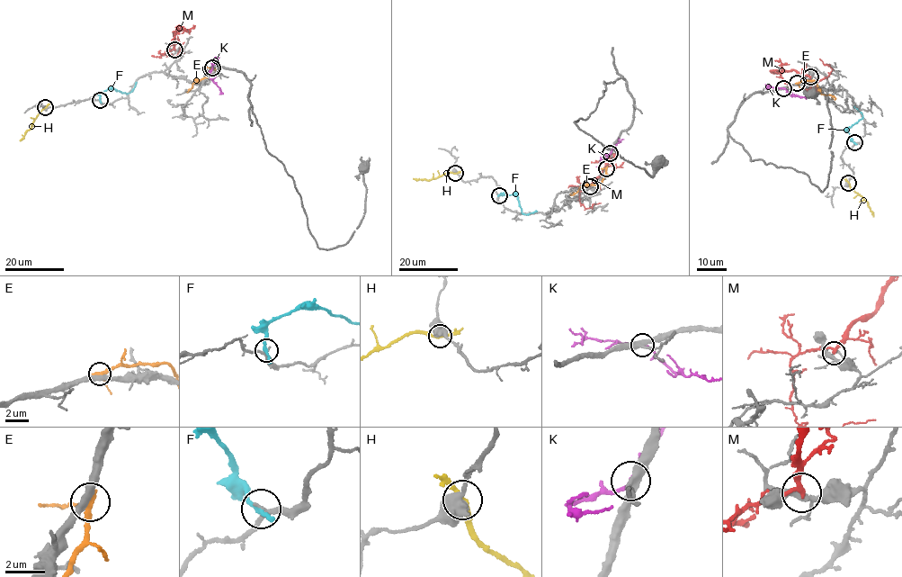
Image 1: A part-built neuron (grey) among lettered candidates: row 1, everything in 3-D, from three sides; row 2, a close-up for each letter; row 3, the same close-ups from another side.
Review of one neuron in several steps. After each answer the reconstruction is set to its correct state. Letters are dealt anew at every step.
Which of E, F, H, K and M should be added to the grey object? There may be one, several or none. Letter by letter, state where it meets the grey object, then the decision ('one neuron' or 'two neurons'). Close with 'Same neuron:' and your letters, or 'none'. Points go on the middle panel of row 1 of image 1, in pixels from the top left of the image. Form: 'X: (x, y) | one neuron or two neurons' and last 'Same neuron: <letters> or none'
E: (606, 168) | two neurons
F: (499, 195) | two neurons
H: (455, 173) | two neurons
K: (610, 153) | two neurons
M: (590, 186) | two neurons
Same neuron: none

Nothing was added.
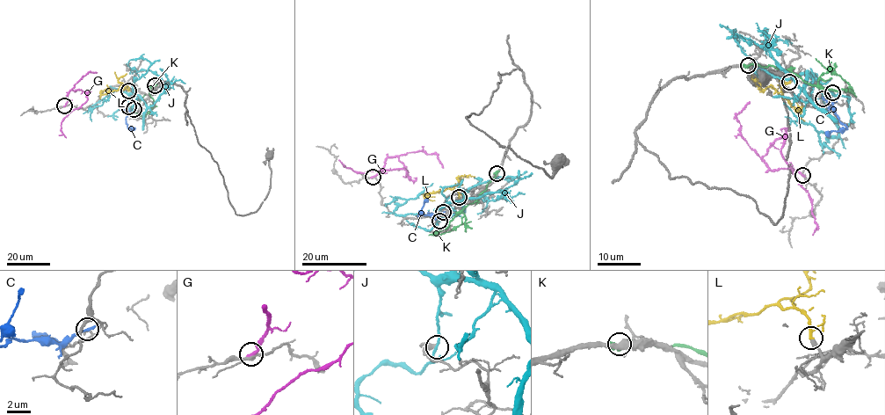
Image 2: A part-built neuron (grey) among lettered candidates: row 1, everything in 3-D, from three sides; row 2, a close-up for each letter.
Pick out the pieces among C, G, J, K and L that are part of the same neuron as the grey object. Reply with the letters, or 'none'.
L

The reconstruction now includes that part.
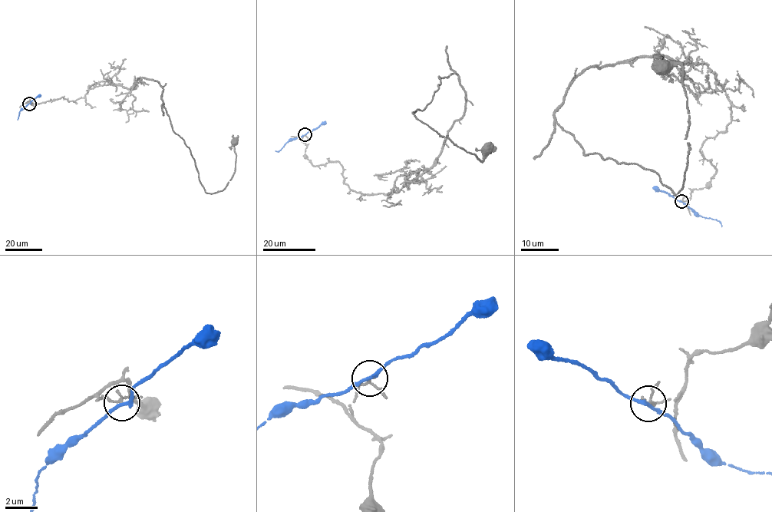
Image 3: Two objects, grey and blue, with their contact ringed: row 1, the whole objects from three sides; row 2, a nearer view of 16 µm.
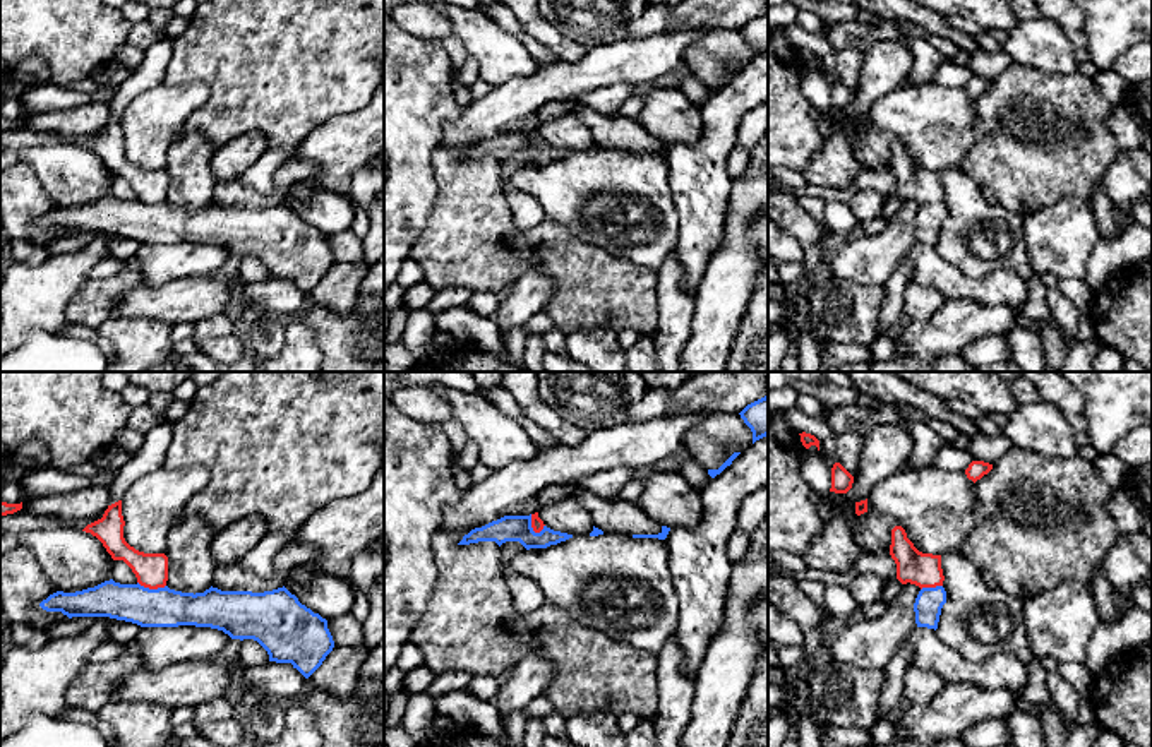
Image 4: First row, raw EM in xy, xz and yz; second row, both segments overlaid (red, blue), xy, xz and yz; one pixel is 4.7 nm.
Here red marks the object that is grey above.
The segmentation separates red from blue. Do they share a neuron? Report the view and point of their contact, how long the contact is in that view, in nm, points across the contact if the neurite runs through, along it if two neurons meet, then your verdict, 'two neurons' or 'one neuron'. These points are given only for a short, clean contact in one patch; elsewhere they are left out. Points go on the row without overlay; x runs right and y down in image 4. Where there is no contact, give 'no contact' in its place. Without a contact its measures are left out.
meets red in xz at (532, 141); contact 100 nm long; border along xz (530, 131), (530, 141), (539, 149); two neurons

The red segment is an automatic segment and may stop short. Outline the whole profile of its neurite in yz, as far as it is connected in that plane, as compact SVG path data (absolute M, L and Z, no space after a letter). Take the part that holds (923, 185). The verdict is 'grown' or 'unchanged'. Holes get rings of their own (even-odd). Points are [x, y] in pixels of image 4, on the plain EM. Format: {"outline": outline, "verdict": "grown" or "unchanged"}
{"outline": "M902 142L891 146L890 171L897 180L897 195L902 200L910 199L921 206L943 202L941 171L919 168Z", "verdict": "unchanged"}

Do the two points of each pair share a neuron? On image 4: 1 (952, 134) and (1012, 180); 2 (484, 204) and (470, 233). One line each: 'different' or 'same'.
1: different
2: same

